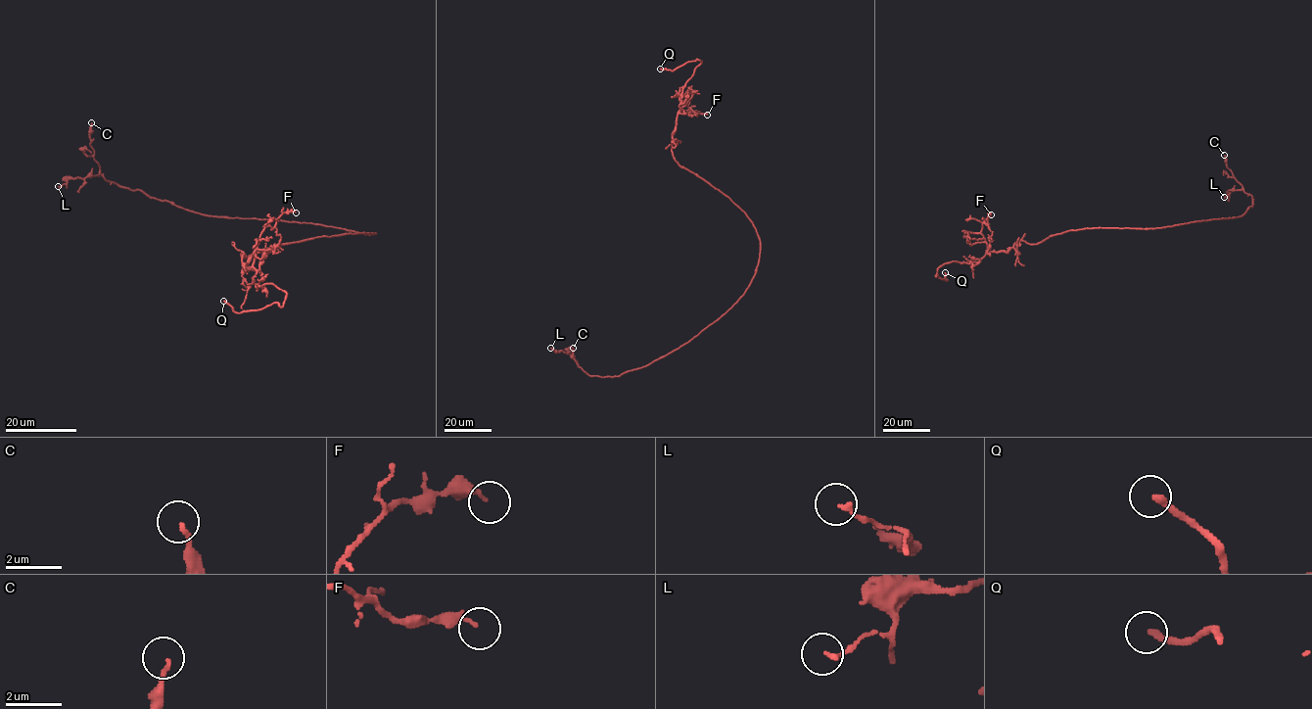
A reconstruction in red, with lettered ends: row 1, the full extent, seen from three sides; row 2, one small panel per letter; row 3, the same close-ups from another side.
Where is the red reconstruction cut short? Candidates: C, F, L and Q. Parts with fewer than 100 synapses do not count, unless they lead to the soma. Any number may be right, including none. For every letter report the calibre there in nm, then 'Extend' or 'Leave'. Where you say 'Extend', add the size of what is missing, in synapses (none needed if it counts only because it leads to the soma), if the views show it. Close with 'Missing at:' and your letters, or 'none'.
C: Thickness 140 nm. Leave
F: Thickness 200 nm. Leave
L: Thickness 140 nm. Leave
Q: Thickness 220 nm. Extend
Missing at: Q

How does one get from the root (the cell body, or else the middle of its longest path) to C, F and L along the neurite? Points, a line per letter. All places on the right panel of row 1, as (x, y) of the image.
C: (1117, 228), (1159, 228), (1241, 216), (1252, 206), (1253, 200), (1227, 166), (1224, 155)
F: (1117, 228), (1069, 230), (1037, 244), (1020, 241), (1007, 251), (990, 252), (980, 230), (991, 214)
L: (1117, 228), (1159, 228), (1241, 216), (1253, 204), (1251, 196), (1242, 189), (1228, 191), (1224, 197)

